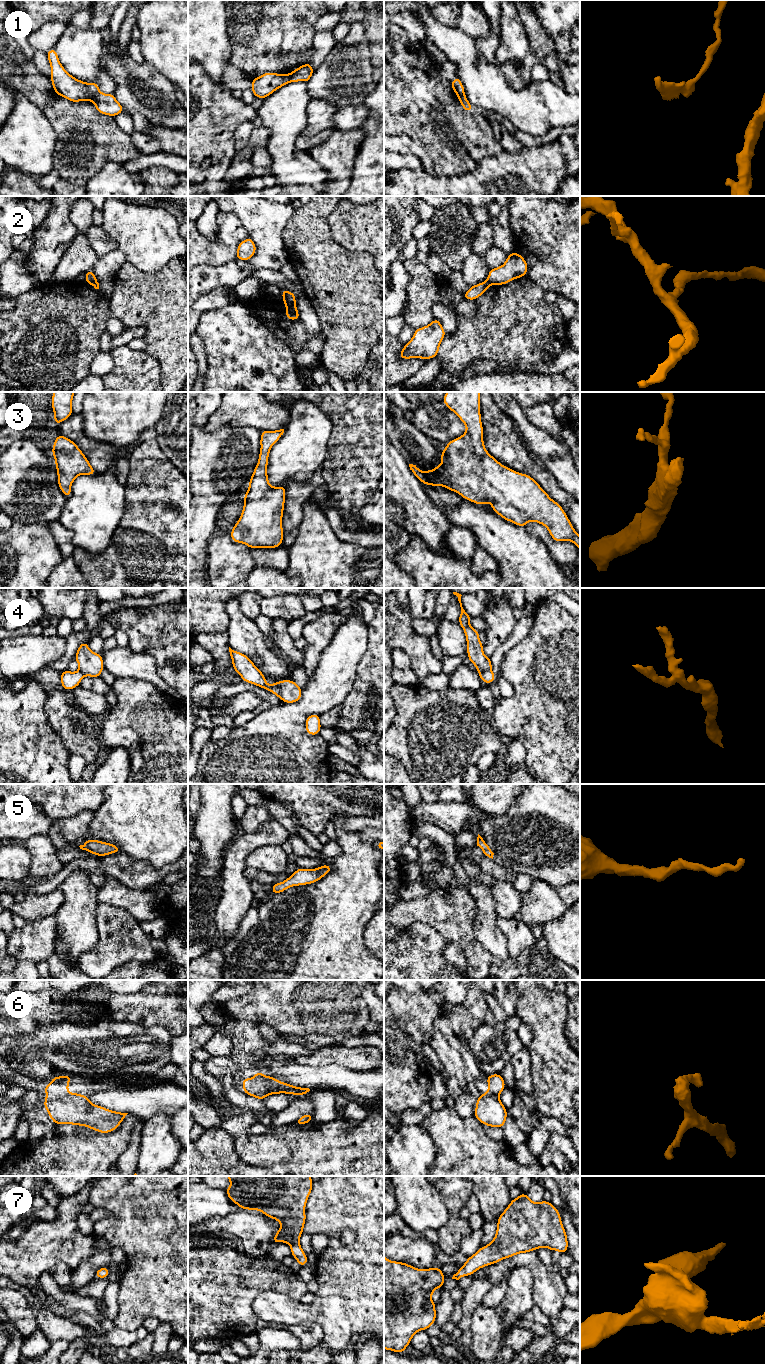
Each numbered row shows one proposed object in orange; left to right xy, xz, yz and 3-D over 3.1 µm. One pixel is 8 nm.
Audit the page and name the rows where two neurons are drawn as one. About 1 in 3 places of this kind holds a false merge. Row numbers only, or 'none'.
1, 2, 4, 6

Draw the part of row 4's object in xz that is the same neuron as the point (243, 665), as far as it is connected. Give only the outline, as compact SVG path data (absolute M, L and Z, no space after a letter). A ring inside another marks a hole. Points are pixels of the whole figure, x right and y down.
M230 647L229 652L233 670L241 676L243 681L266 689L280 698L277 682L268 685L264 674L254 665L250 658L243 653L232 650Z

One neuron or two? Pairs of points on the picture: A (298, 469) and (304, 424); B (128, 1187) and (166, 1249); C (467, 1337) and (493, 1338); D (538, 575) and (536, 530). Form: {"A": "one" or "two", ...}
{"A": "one", "B": "one", "C": "two", "D": "two"}

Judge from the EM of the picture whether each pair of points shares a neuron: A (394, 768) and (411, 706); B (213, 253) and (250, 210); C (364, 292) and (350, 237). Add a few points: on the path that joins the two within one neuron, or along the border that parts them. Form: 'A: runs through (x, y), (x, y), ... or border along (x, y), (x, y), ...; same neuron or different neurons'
A: border along (394, 756), (401, 762), (408, 773); different neurons
B: border along (219, 211), (232, 212), (249, 236); different neurons
C: border along (334, 239), (351, 251), (367, 251), (372, 254); different neurons

